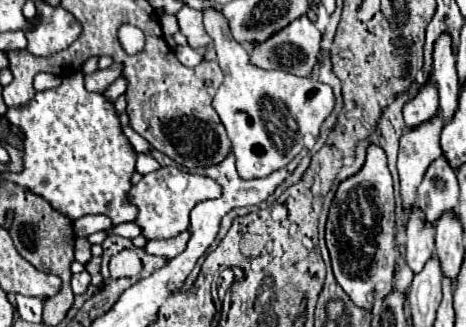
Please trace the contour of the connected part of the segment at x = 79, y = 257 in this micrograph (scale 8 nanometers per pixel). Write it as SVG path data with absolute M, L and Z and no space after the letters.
M77 237L74 244L75 260L81 264L86 264L91 256L91 244L86 238Z

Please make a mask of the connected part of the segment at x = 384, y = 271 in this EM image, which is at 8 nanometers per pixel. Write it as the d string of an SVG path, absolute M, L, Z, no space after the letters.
M370 144L364 168L338 186L326 222L326 244L336 282L354 304L368 310L376 300L390 294L394 282L394 262L398 256L394 250L394 204L386 154L380 146Z

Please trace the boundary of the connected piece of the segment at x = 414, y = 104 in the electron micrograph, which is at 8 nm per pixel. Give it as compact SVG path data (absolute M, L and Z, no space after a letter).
M428 82L420 94L404 106L404 122L408 128L416 128L438 116L438 92L432 82Z

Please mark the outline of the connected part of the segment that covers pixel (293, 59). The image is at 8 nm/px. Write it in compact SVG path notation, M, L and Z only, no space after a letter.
M302 16L294 20L290 26L286 26L286 30L280 30L274 38L270 38L270 42L264 42L262 46L254 46L250 60L266 70L286 70L294 76L310 78L312 70L318 66L318 58L322 50L320 42L322 42L322 32L314 26L314 22L308 16Z

